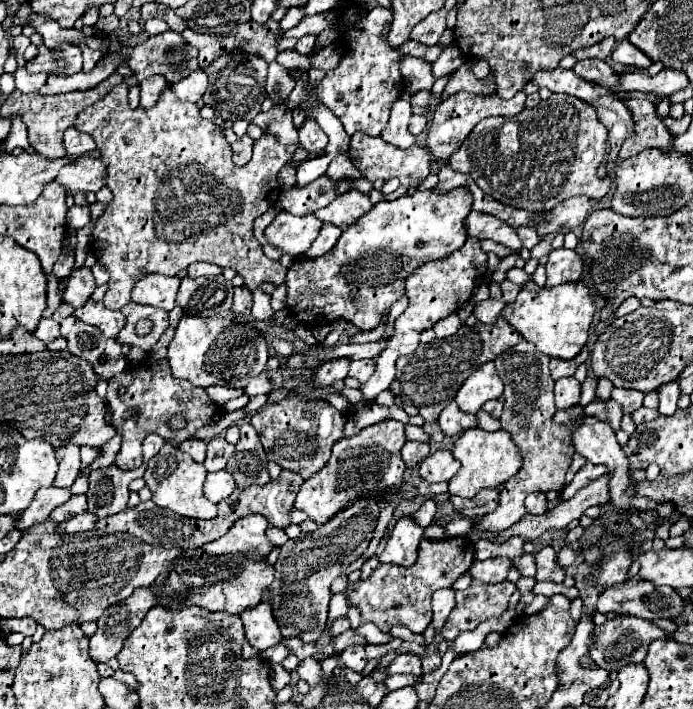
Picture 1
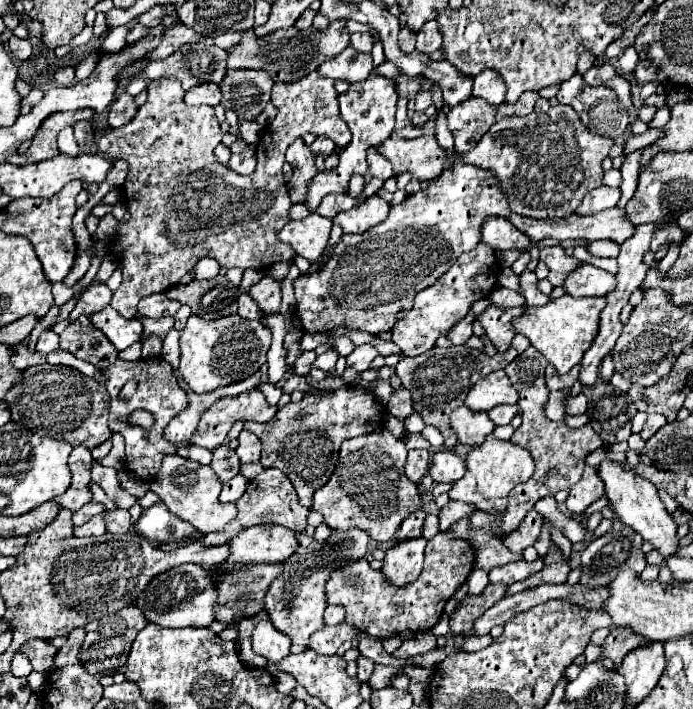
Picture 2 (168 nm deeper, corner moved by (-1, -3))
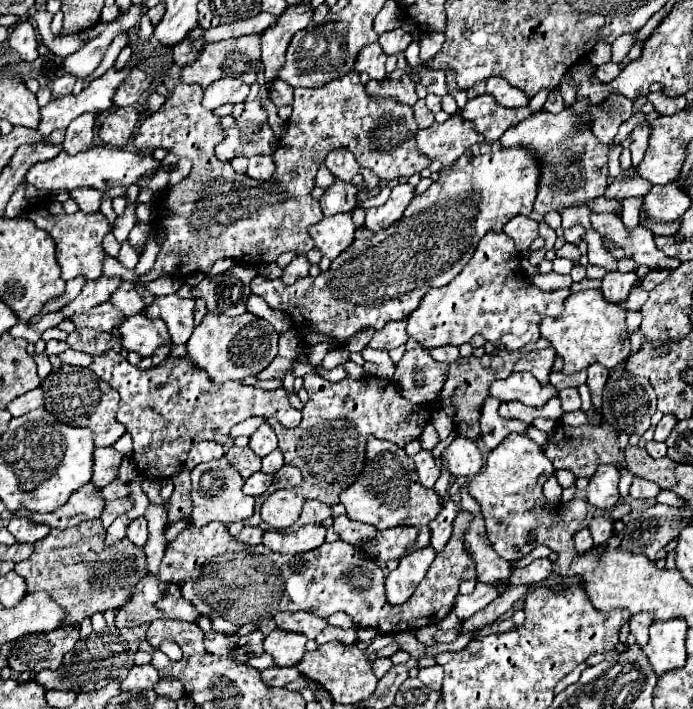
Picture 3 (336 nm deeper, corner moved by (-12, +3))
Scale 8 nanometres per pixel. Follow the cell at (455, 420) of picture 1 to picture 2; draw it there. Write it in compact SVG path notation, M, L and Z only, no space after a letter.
M459 407L451 415L451 427L459 437L459 443L477 447L493 433L495 423L489 419L487 411L469 411L469 407Z

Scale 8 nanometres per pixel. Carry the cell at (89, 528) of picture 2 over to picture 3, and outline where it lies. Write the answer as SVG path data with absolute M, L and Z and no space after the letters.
M120 515L116 517L116 521L106 529L106 537L104 537L104 543L106 545L112 545L116 541L120 541L124 535L126 535L126 523L128 523L128 517L126 515Z

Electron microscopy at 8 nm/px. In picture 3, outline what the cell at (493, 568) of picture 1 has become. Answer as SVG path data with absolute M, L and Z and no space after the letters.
M536 559L530 565L522 567L522 569L512 569L510 573L510 583L518 585L518 583L526 583L526 585L536 585L542 579L546 579L552 571L552 561L550 559Z

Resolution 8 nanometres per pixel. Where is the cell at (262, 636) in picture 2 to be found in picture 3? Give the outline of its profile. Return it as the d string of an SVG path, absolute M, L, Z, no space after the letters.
M274 629L274 631L272 631L270 635L266 635L266 639L264 639L264 651L274 657L274 663L276 663L278 667L292 667L292 665L296 665L296 661L300 661L300 657L304 655L304 651L306 651L304 643L306 643L306 641L308 641L308 639L306 639L302 633L290 633L290 631L284 631L284 629Z

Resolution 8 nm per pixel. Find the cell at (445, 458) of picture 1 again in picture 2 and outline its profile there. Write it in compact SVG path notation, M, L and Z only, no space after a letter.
M441 449L433 455L429 475L435 483L455 483L465 475L465 461L447 449Z

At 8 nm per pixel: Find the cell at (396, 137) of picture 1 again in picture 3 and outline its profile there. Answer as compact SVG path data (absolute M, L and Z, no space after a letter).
M418 99L412 109L414 109L414 119L416 119L416 123L418 123L420 129L428 129L434 123L434 115L426 109L424 99Z

